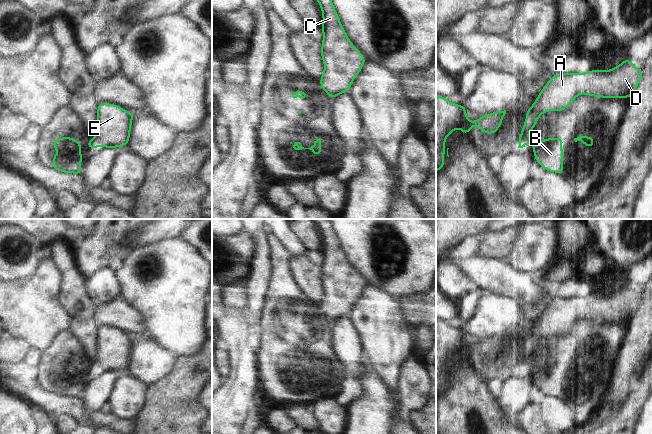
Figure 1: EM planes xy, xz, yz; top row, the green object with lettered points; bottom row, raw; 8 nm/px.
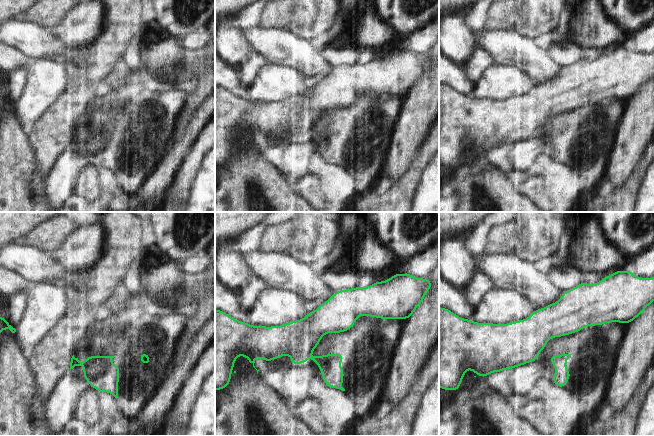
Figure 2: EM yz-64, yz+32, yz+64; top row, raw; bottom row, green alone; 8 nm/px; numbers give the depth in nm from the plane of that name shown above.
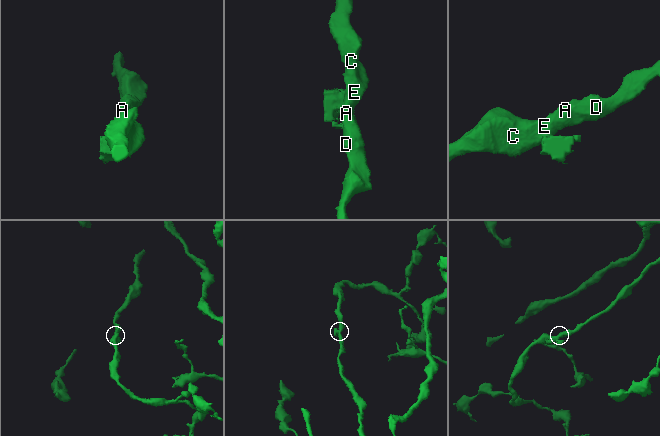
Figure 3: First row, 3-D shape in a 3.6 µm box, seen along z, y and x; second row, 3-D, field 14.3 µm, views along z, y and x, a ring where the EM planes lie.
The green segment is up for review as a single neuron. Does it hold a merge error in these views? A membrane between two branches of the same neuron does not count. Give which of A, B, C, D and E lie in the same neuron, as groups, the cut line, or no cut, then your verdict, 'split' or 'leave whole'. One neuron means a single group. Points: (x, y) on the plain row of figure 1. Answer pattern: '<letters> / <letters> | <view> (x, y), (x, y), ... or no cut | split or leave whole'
A C D E / B | yz (526, 360), (522, 362), (519, 368) | split

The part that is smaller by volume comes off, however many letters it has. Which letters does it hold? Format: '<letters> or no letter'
B

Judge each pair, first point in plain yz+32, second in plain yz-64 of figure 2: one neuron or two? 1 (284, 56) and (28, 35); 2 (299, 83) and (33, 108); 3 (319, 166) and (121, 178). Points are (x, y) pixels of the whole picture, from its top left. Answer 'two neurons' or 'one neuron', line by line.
1: one neuron
2: one neuron
3: two neurons

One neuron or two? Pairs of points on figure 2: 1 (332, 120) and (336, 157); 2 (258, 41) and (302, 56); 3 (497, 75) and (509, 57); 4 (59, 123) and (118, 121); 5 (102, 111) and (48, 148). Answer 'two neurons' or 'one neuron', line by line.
1: one neuron
2: one neuron
3: two neurons
4: two neurons
5: two neurons

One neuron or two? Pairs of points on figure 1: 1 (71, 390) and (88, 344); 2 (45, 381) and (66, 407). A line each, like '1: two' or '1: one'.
1: two
2: two

